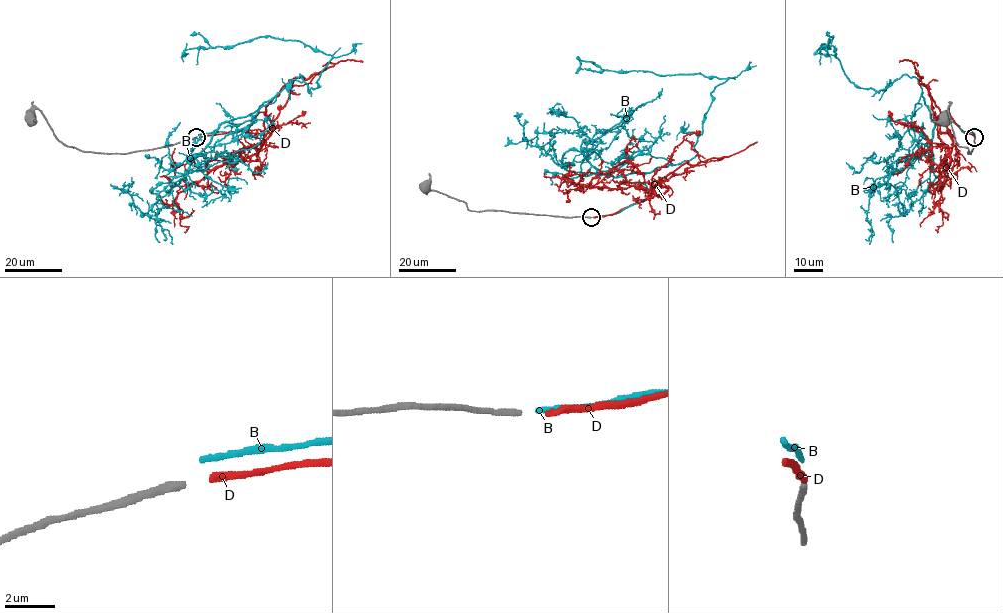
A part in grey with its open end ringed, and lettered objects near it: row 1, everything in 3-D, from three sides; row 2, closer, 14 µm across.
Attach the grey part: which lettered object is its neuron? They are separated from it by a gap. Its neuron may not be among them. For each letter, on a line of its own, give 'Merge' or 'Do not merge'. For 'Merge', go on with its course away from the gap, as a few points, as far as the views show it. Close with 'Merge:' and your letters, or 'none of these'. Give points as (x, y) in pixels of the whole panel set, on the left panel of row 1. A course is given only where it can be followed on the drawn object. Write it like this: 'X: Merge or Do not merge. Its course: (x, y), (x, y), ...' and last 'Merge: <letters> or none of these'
B: Do not merge
D: Merge. Its course: (199, 137), (249, 126), (259, 112), (272, 126), (235, 166), (173, 168), (175, 149)
Merge: D

